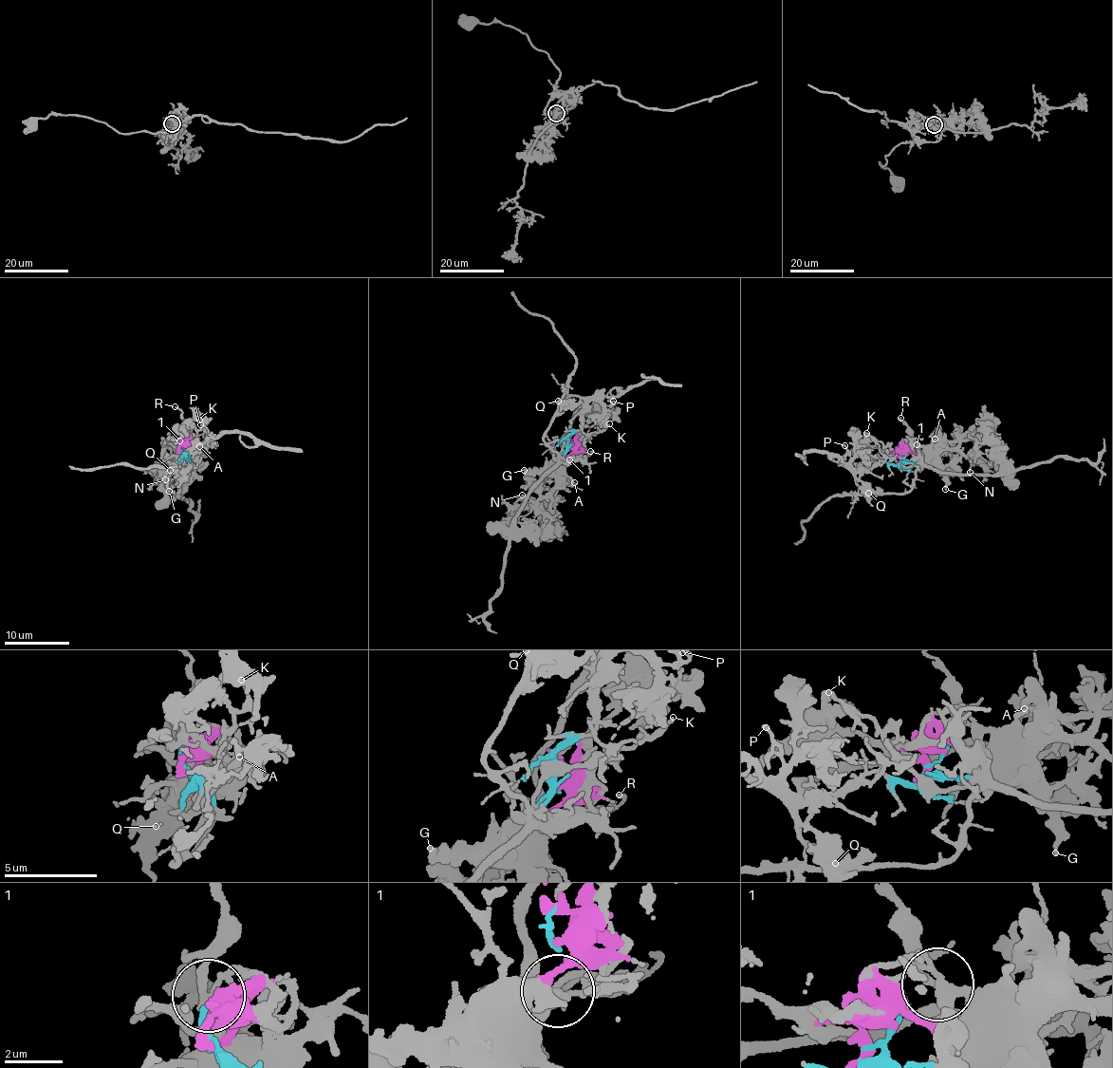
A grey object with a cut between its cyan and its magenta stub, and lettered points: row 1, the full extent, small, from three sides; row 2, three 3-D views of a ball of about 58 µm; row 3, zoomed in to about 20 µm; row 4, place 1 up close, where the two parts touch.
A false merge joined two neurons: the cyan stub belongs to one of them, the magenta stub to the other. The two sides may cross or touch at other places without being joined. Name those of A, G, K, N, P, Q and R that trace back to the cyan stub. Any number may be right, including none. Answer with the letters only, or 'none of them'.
K, P, Q

